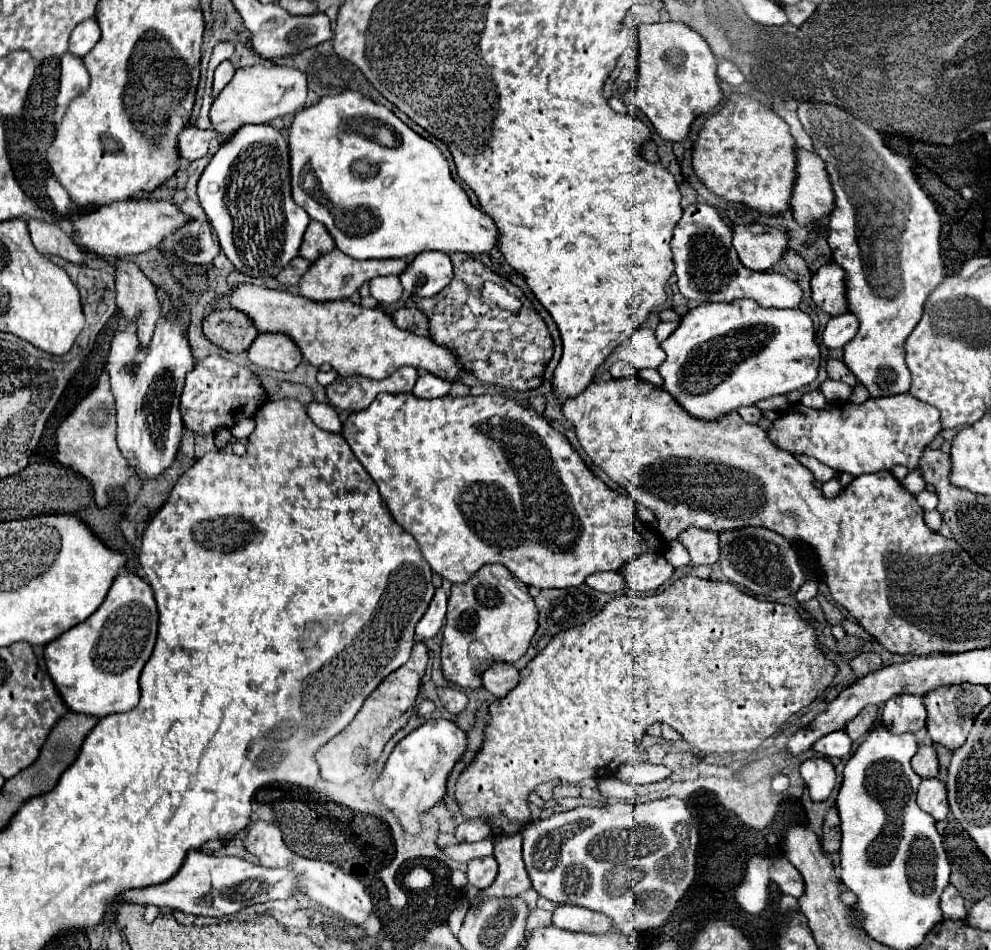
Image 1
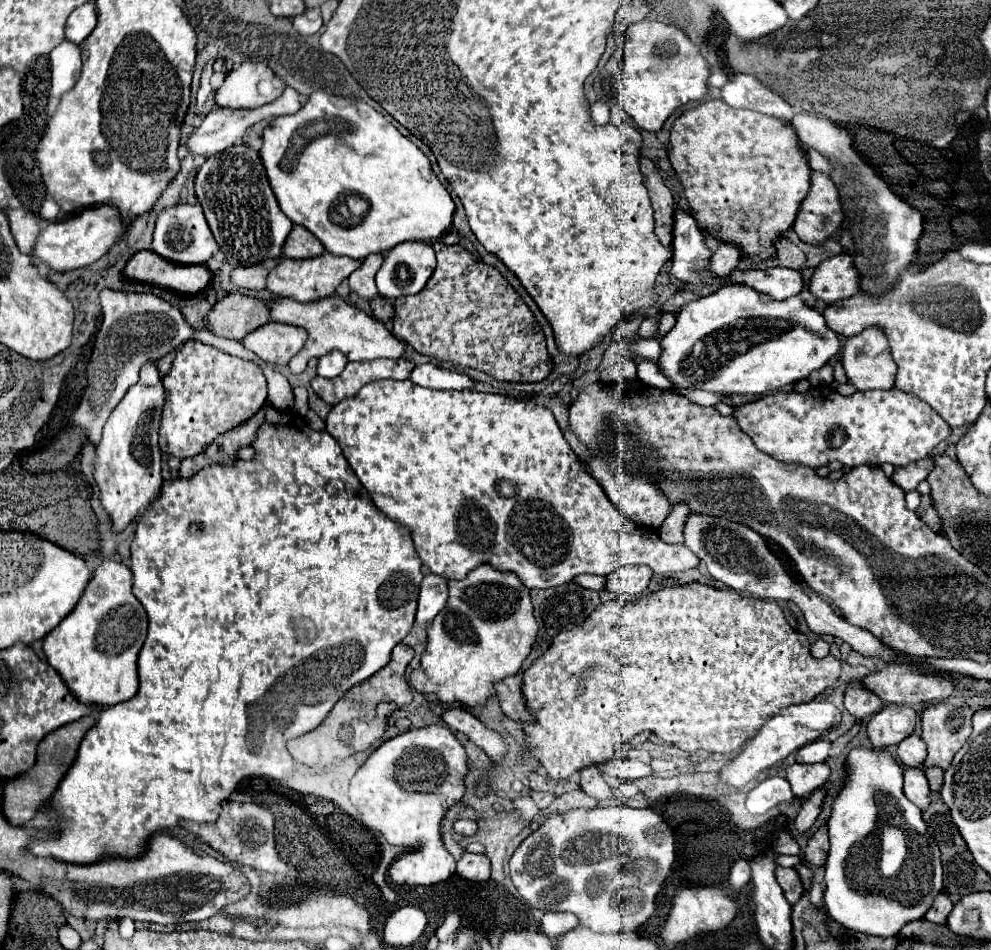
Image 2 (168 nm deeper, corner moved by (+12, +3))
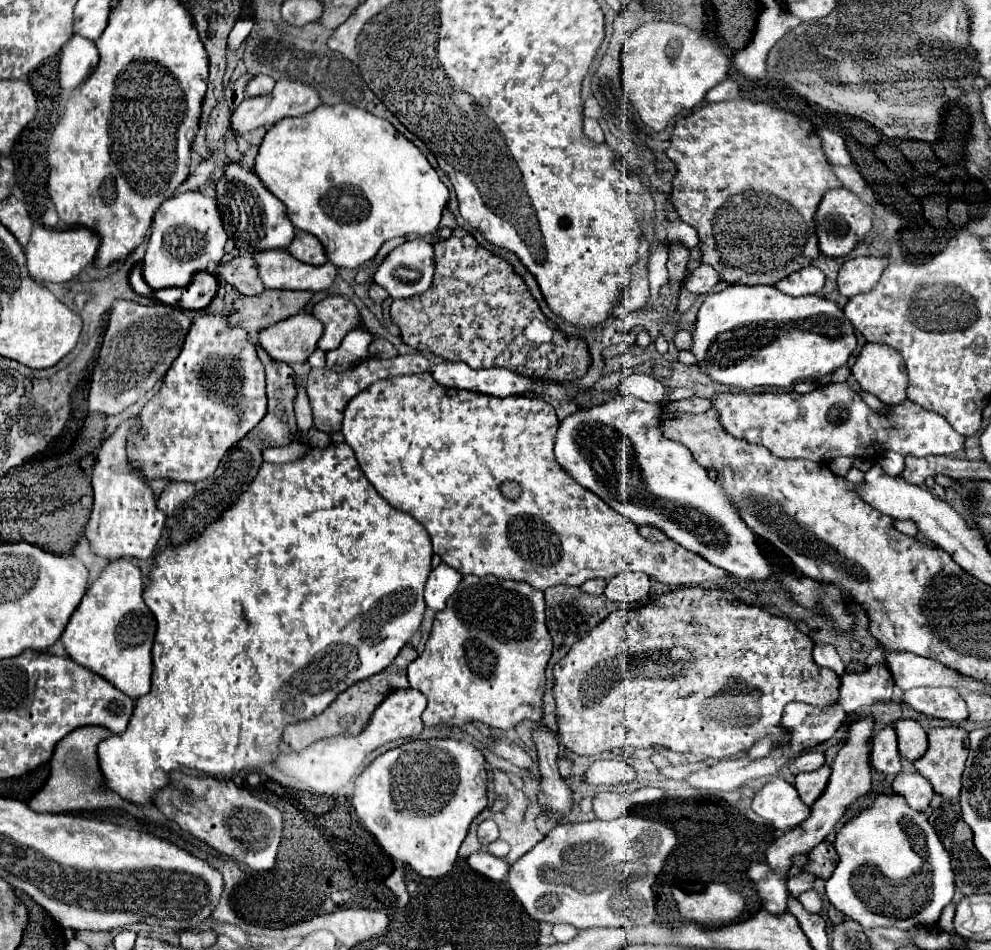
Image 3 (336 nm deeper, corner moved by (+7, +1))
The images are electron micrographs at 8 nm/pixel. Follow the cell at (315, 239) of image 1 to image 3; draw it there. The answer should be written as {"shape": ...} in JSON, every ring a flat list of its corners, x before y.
{"shape":[[296,232,292,244,288,246,288,252,306,264,324,264,328,258,324,254,324,246,320,246,320,240,306,232]]}

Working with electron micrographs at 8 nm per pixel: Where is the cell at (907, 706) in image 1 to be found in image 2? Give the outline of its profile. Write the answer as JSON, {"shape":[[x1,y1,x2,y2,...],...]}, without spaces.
{"shape":[[889,704,867,722,867,734,873,748,897,746,905,736,913,734,915,710,909,706]]}

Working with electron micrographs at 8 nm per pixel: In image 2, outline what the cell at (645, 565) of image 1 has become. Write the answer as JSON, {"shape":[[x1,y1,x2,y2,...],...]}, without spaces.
{"shape":[[627,566,627,568,617,568,607,576,607,590,615,594,629,594,637,596,641,594,651,580,653,572,643,566]]}

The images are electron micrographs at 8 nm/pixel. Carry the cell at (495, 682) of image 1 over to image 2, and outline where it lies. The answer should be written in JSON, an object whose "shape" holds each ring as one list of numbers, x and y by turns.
{"shape":[[513,676,503,682,499,682,497,698,501,700,501,708,507,718,519,722,519,724,533,724,535,716,529,712,525,700,523,700,523,676]]}

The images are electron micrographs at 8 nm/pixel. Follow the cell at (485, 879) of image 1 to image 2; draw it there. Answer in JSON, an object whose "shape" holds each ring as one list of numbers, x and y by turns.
{"shape":[[465,852,461,856,461,860,457,862,457,874,467,880,473,880,473,882,485,882,485,880,489,880,489,874,491,874,489,858,485,854]]}

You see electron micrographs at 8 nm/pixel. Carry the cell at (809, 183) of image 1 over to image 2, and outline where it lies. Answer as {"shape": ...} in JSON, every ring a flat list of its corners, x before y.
{"shape":[[813,172,811,190,799,208,793,230,807,244,823,244,825,240,839,236,843,218,837,186,827,174]]}

